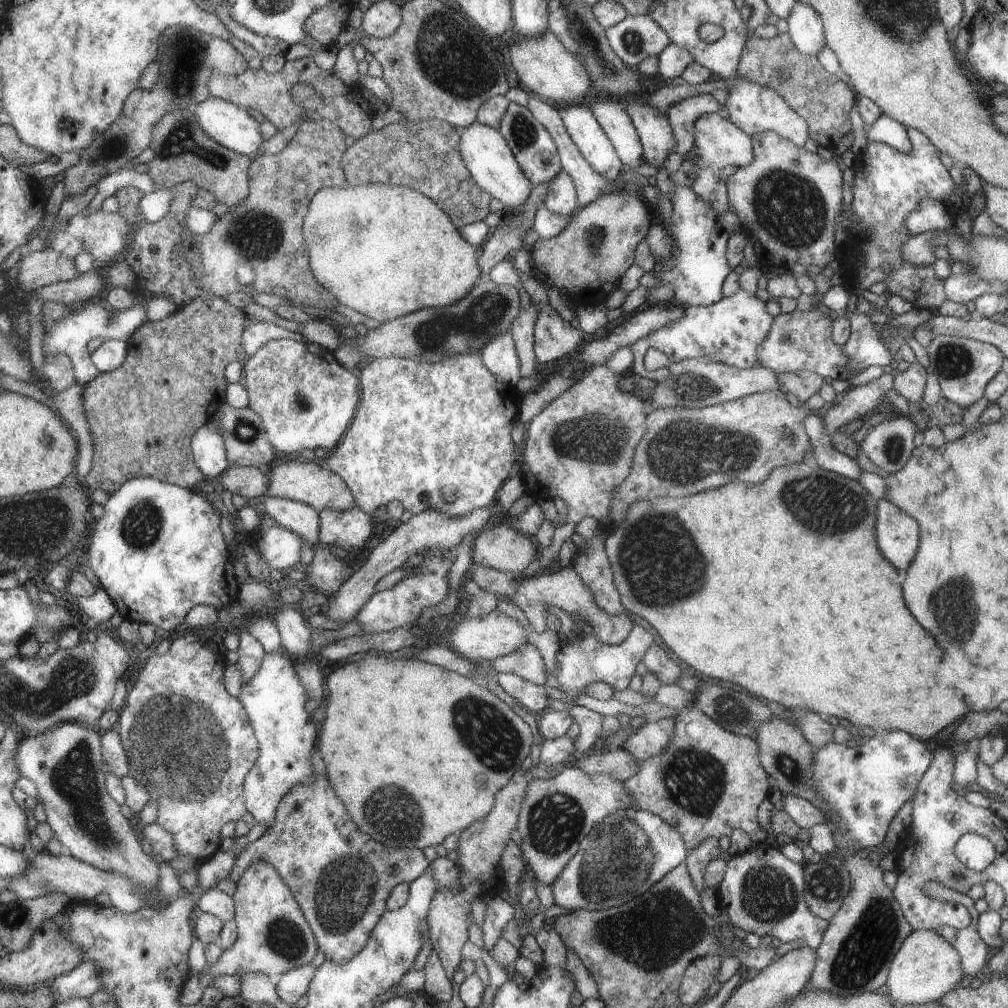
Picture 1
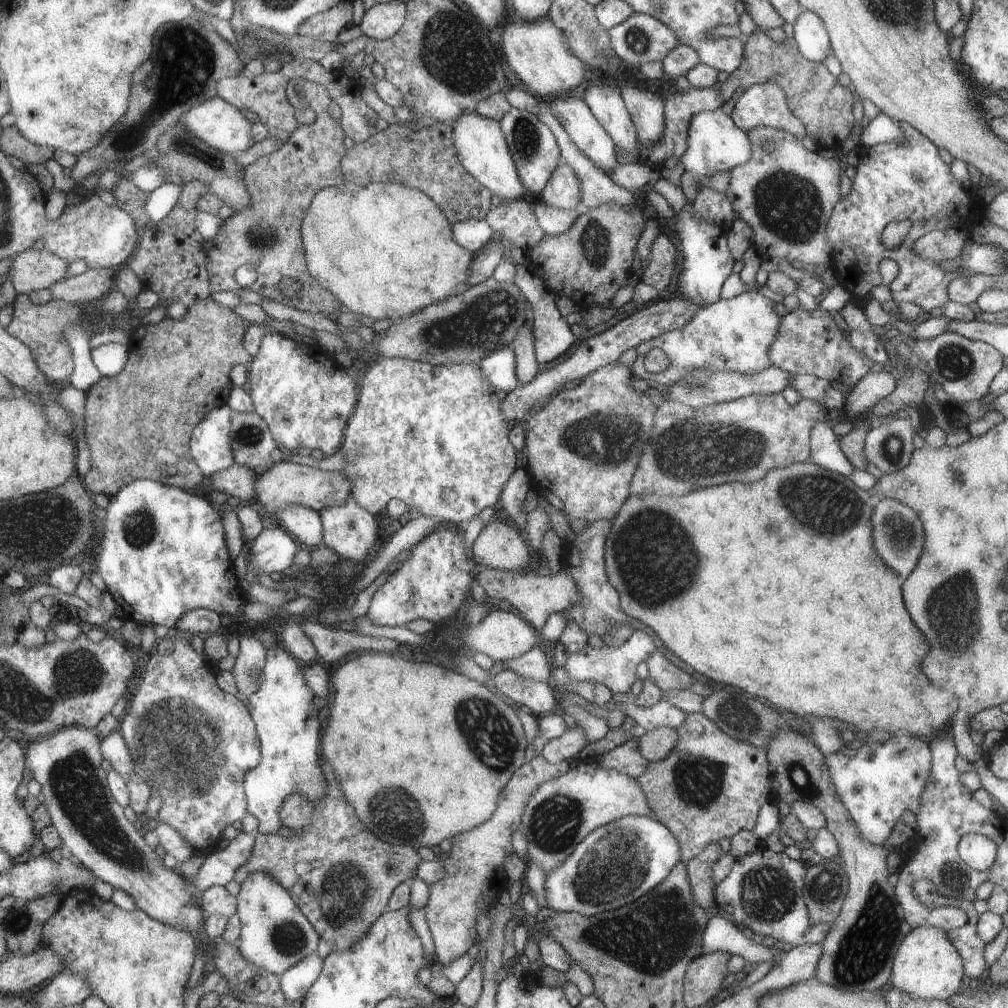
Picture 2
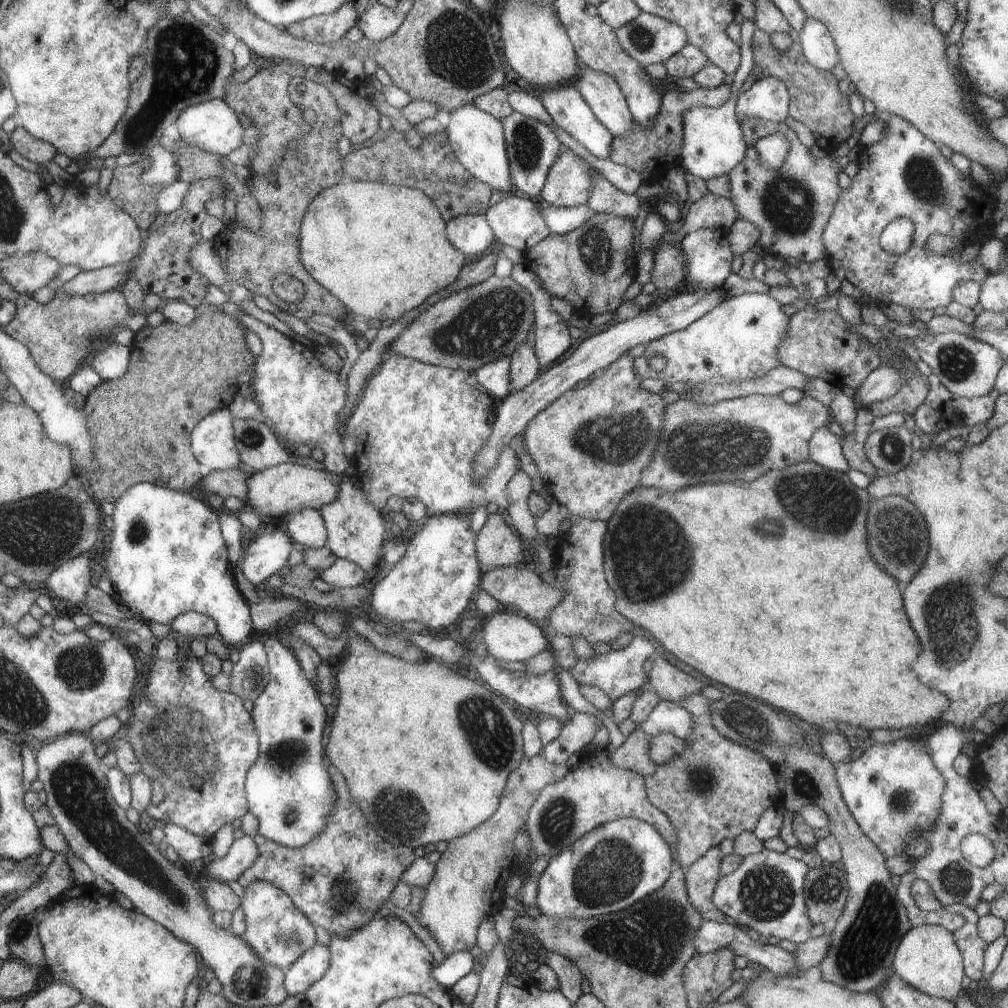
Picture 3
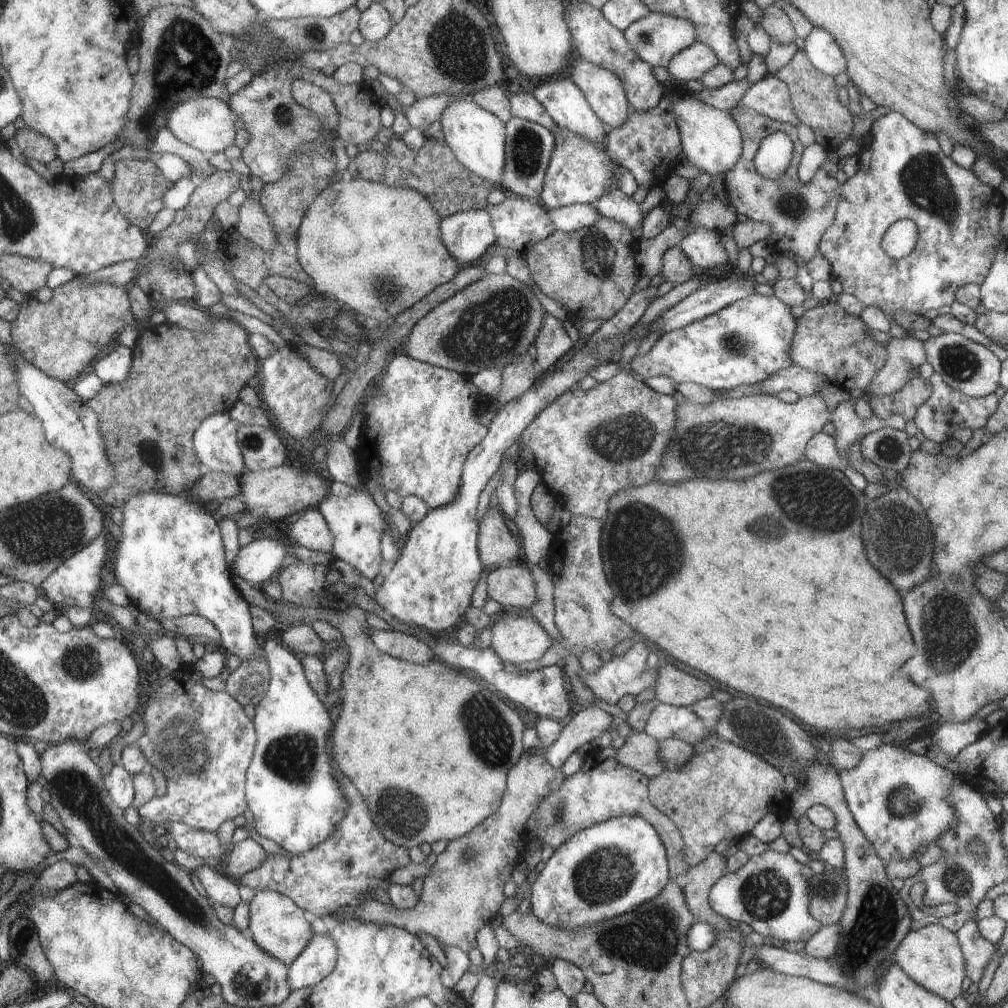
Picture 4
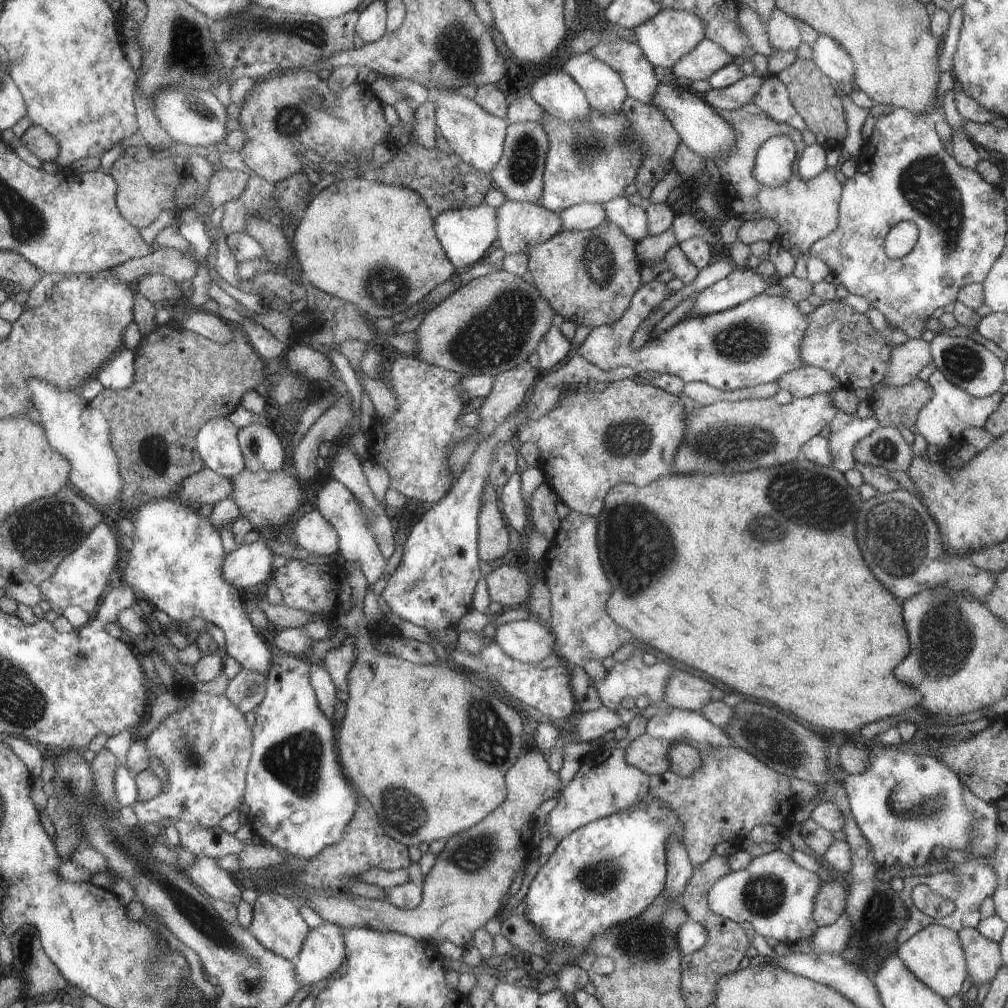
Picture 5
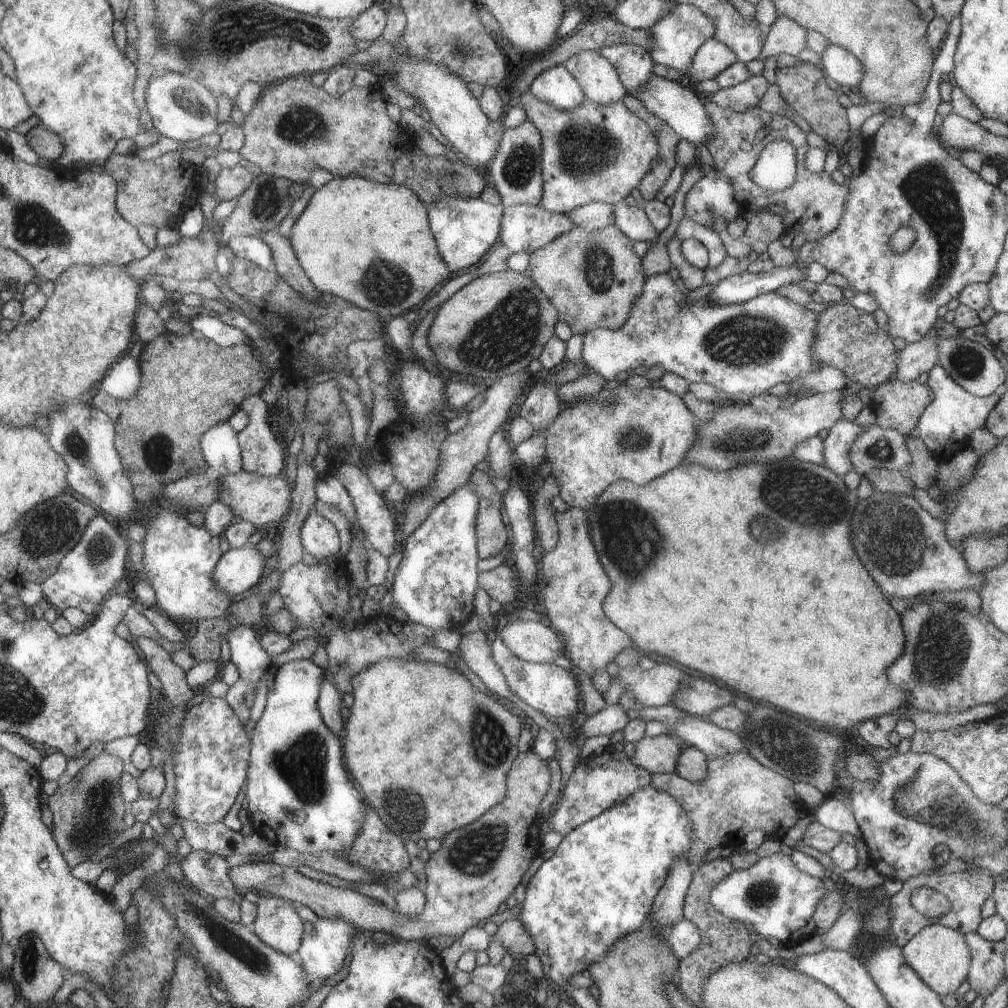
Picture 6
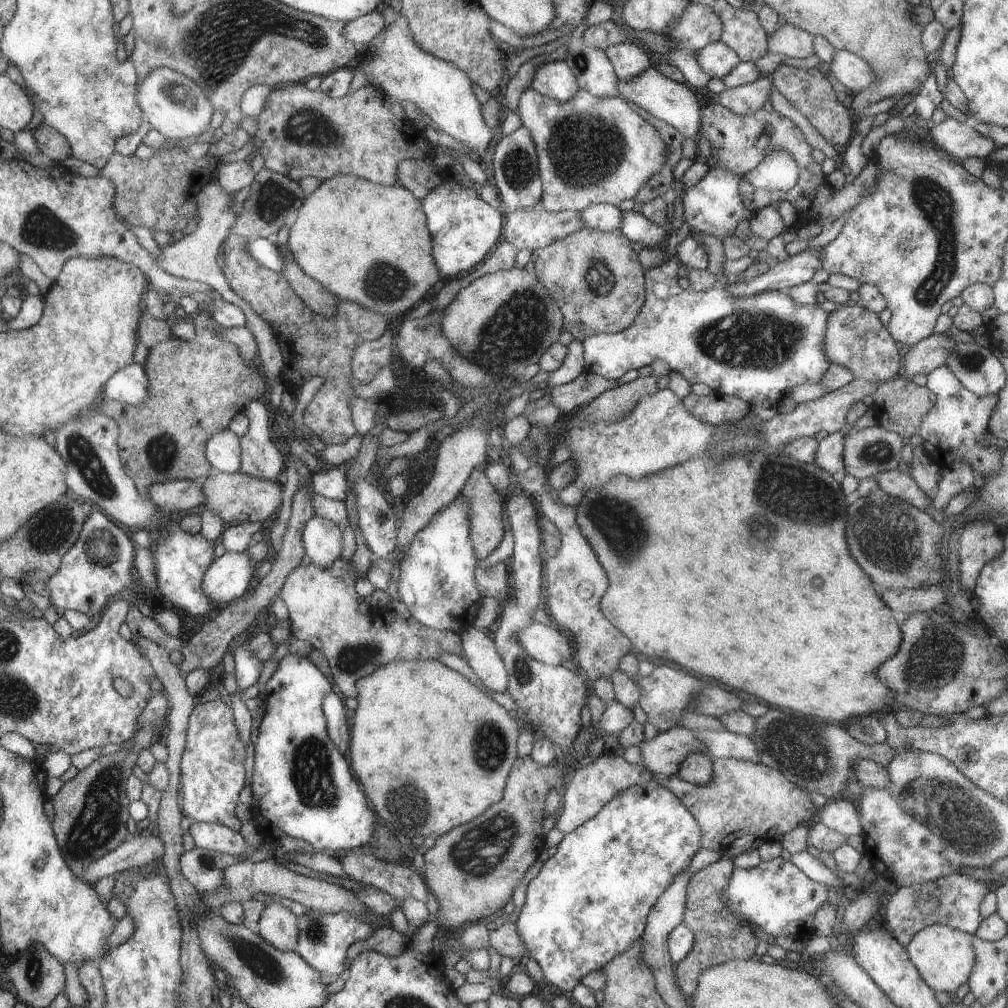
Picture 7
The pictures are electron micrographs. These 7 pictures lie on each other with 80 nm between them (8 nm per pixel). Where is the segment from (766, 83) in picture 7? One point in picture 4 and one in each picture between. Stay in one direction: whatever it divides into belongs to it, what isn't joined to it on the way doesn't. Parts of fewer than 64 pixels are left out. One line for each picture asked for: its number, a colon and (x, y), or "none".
4: (725, 98)
5: (733, 97)
6: (747, 95)

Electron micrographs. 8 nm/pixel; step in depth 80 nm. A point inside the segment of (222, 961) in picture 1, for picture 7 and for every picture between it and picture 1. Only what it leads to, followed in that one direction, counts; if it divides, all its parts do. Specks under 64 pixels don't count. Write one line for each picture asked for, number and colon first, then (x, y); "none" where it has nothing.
2: (275, 935)
3: (280, 933)
4: (277, 925)
5: (277, 924)
6: (278, 925)
7: (278, 926)

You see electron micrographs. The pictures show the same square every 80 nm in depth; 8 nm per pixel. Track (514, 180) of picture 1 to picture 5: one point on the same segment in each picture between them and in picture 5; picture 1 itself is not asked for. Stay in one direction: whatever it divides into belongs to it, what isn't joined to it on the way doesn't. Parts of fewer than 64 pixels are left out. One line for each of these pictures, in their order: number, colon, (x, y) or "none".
2: (482, 147)
3: (479, 140)
4: (478, 138)
5: (476, 136)

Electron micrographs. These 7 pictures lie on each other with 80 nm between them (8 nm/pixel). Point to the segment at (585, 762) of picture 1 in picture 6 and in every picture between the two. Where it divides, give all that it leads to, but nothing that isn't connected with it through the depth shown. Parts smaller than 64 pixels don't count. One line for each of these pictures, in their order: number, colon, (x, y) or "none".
2: (626, 758)
3: (634, 754)
4: (641, 752)
5: (651, 755)
6: (660, 754)

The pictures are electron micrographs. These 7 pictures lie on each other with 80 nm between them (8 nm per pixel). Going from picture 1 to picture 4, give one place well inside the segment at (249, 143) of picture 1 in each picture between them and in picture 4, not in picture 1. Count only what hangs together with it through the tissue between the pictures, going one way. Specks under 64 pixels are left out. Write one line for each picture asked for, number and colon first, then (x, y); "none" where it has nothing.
2: (220, 125)
3: (212, 126)
4: (205, 123)

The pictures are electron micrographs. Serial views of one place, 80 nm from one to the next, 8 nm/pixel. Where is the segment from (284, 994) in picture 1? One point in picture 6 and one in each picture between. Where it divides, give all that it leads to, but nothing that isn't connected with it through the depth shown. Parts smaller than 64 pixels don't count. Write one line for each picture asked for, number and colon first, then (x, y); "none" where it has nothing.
2: (295, 982)
3: (299, 977)
4: (319, 959)
5: (322, 954)
6: (323, 953)

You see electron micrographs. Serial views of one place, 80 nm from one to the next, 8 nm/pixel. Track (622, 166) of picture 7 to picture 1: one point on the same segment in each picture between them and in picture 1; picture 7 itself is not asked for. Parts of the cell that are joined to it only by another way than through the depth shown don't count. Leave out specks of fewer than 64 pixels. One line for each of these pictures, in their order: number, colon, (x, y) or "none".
1: (562, 198)
2: (563, 190)
3: (569, 182)
4: (579, 171)
5: (588, 161)
6: (593, 152)

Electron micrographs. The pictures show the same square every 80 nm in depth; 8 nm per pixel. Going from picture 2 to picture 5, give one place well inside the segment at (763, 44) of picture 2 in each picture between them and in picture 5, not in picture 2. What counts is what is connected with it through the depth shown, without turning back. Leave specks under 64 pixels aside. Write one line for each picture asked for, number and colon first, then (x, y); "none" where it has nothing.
3: (816, 101)
4: (814, 96)
5: (811, 91)

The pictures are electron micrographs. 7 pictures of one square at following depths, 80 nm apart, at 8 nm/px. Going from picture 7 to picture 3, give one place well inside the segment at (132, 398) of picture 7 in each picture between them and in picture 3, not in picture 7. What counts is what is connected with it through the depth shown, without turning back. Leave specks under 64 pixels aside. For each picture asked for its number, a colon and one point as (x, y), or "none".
3: (111, 361)
4: (113, 369)
5: (118, 374)
6: (123, 381)

